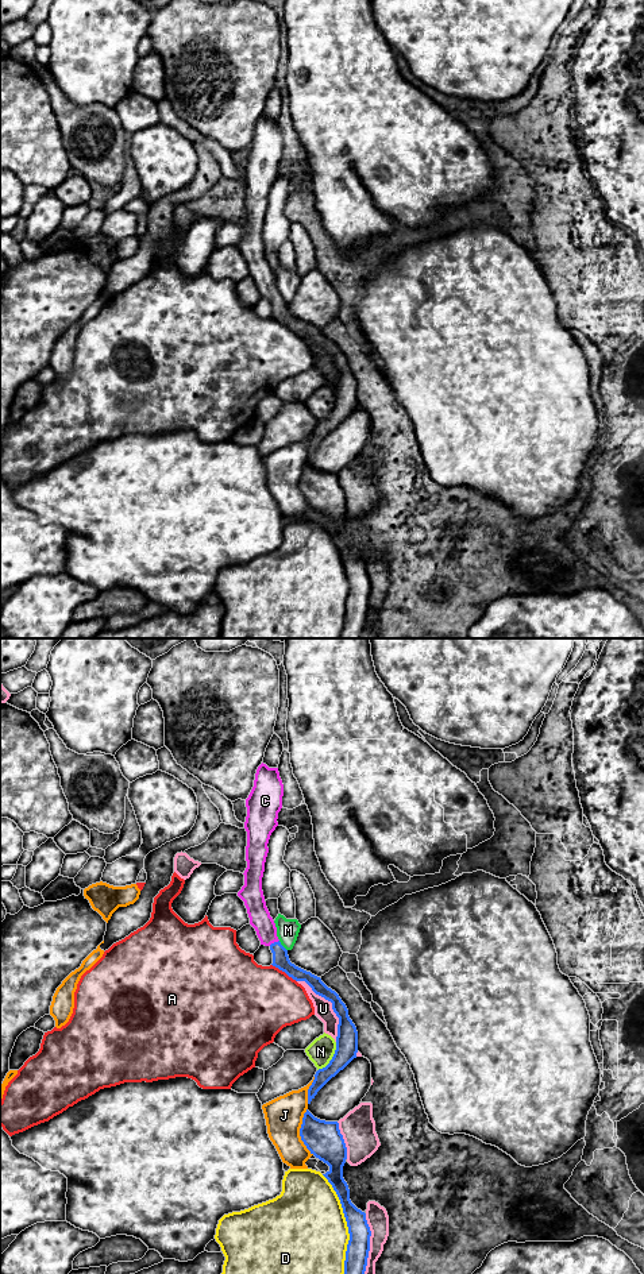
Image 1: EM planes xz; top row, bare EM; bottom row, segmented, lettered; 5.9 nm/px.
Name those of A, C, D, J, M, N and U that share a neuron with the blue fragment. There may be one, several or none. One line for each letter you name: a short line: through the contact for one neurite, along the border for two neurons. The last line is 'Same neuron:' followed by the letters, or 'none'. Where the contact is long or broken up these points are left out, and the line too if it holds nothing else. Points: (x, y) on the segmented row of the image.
C: line xz (281, 960), (274, 942), (267, 935), (259, 917)
Same neuron: C

